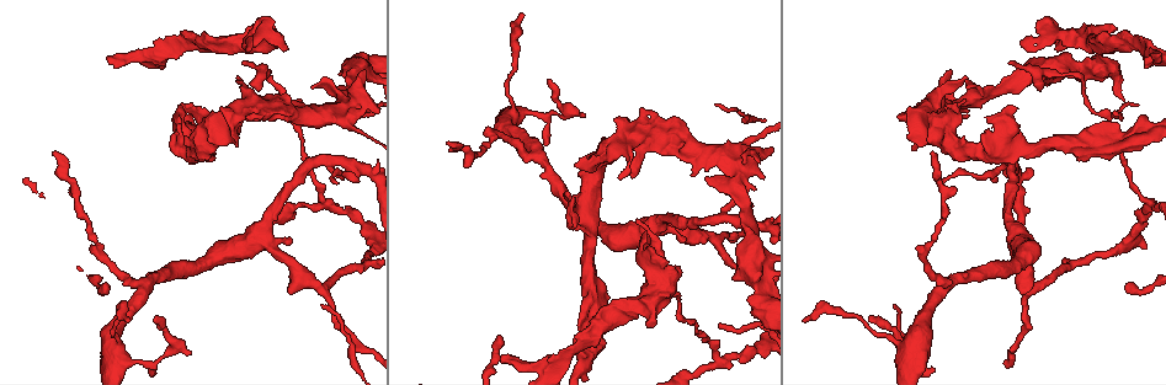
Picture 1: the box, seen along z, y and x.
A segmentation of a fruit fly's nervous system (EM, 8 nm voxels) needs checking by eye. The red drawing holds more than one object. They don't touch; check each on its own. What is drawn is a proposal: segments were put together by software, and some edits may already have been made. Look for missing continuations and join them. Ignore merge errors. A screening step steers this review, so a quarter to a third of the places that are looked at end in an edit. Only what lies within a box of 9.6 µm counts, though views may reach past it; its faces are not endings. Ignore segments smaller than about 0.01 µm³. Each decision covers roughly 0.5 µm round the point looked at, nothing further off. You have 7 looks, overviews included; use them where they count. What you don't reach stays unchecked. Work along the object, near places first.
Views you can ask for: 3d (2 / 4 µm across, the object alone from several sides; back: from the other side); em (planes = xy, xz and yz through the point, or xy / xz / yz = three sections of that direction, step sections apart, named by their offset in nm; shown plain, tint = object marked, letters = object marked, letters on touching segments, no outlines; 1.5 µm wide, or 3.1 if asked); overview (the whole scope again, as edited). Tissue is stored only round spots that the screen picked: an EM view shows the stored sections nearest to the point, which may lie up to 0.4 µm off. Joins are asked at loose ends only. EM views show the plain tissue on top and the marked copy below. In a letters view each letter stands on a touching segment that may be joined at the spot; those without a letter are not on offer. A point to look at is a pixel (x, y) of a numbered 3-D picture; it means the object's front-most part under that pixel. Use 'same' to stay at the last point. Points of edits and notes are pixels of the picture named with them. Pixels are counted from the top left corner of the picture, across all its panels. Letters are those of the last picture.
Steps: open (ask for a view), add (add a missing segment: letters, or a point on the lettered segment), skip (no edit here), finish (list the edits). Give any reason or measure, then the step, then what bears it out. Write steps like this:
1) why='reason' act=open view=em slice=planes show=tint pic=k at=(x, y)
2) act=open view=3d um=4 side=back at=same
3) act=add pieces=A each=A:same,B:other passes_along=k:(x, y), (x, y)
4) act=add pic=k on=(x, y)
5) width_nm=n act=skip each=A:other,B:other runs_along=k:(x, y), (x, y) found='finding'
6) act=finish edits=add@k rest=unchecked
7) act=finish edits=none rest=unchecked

why='an open end' act=open view=em slice=yz step=8 show=tint pic=1 at=(1114, 27)

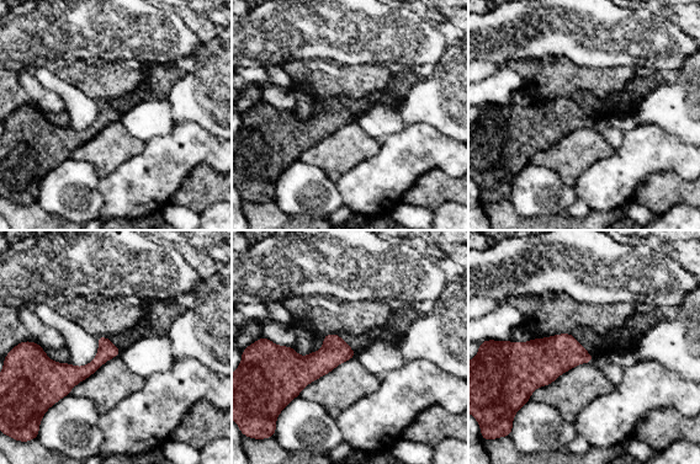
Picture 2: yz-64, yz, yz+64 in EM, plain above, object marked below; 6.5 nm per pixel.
act=open view=em slice=planes show=letters at=same

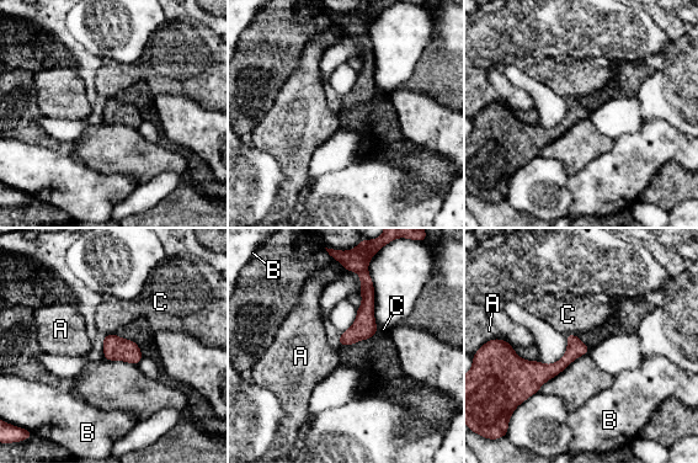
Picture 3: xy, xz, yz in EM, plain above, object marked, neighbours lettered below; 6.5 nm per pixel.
longest_contact=C:90nm act=skip each=A:other,B:other,C:other runs_along=3:(586, 350), (553, 370), (509, 352) found='none of them fits'

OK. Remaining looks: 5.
why='stops while still wide' act=open view=em slice=planes show=letters pic=1 at=(189, 122)

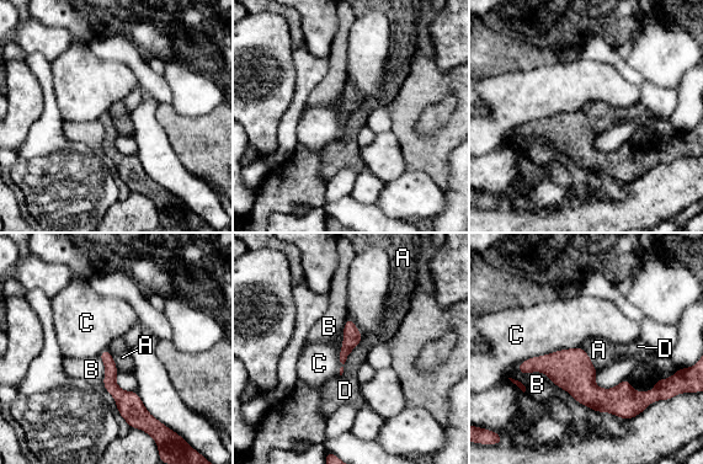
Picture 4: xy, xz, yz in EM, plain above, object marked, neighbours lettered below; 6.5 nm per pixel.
act=skip each=A:other,B:other,C:other,D:other border=4:(580, 346), (532, 356), (518, 364) found='no lettered segment goes on from it'

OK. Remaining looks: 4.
why='free end' act=open view=em slice=planes show=letters pic=1 at=(55, 155)

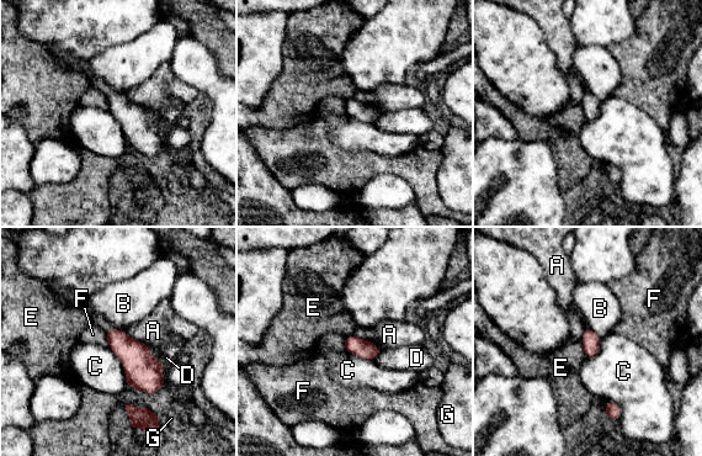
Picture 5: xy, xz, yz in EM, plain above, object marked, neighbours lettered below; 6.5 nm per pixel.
width_nm=130 act=skip each=A:other,B:other,C:other,D:other,E:other,F:other,G:other border=5:(107, 344), (122, 366), (127, 386) found='no lettered segment goes on from it'

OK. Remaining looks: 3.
act=finish edits=none rest=unchecked

